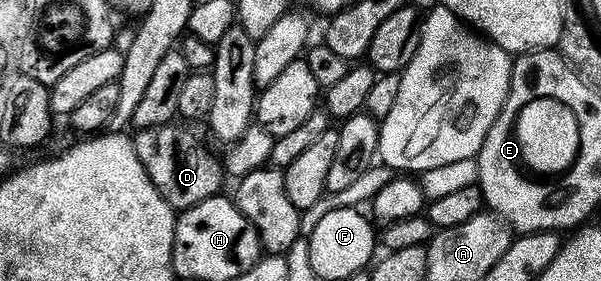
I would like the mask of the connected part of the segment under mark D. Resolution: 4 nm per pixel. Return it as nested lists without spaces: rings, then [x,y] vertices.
[[[175,126],[136,130],[133,142],[137,157],[141,165],[145,165],[145,173],[149,181],[153,181],[157,193],[161,193],[161,197],[165,197],[167,204],[175,208],[176,212],[181,212],[220,194],[224,190],[225,170],[224,164],[218,158],[215,160],[214,155],[199,144],[193,132]]]

